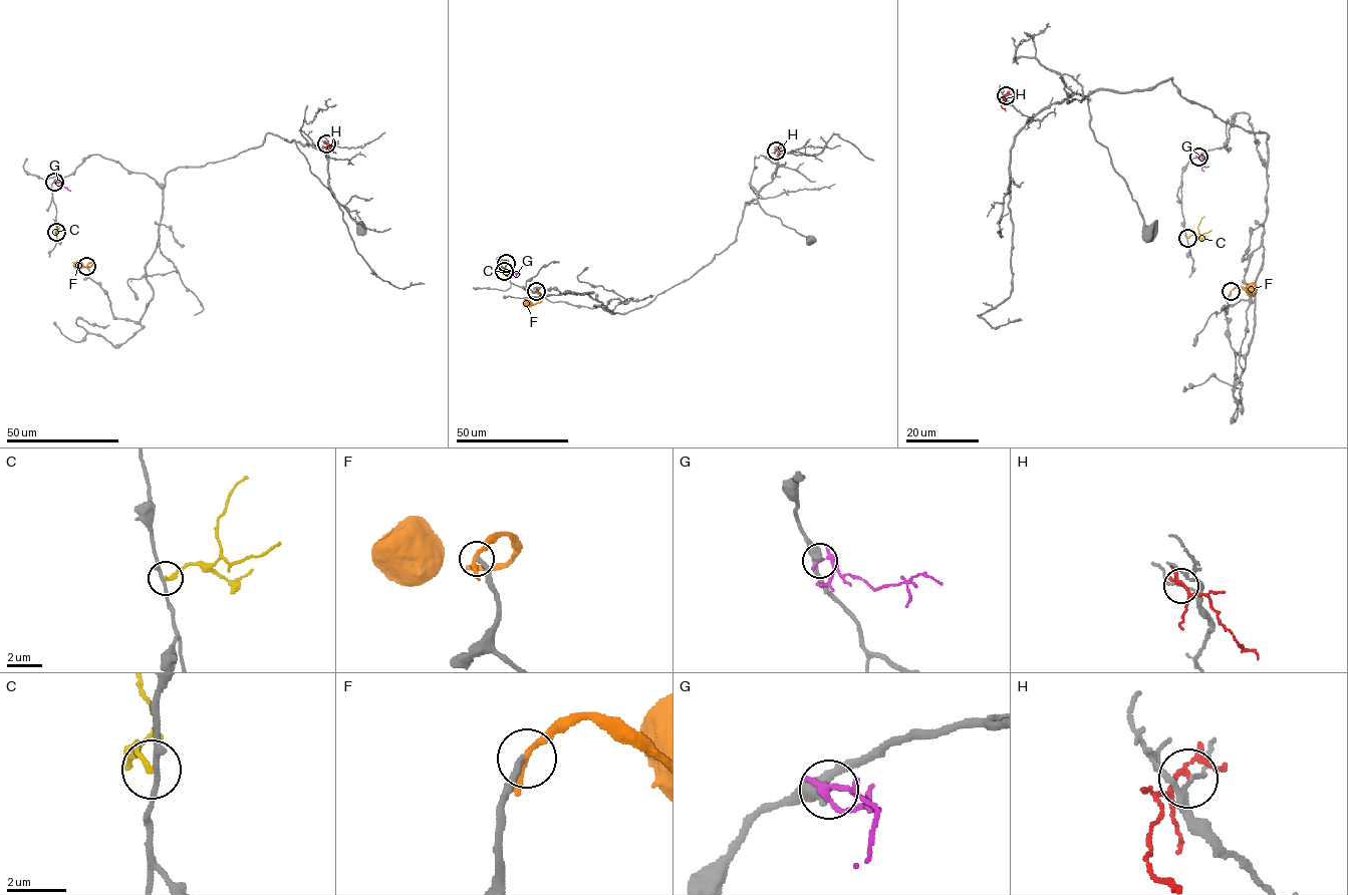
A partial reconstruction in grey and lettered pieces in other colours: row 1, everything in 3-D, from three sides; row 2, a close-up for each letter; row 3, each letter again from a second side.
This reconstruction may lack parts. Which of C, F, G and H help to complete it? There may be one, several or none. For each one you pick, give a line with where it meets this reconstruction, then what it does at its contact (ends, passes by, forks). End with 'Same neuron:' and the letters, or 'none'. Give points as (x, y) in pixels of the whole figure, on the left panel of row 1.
Same neuron: none

